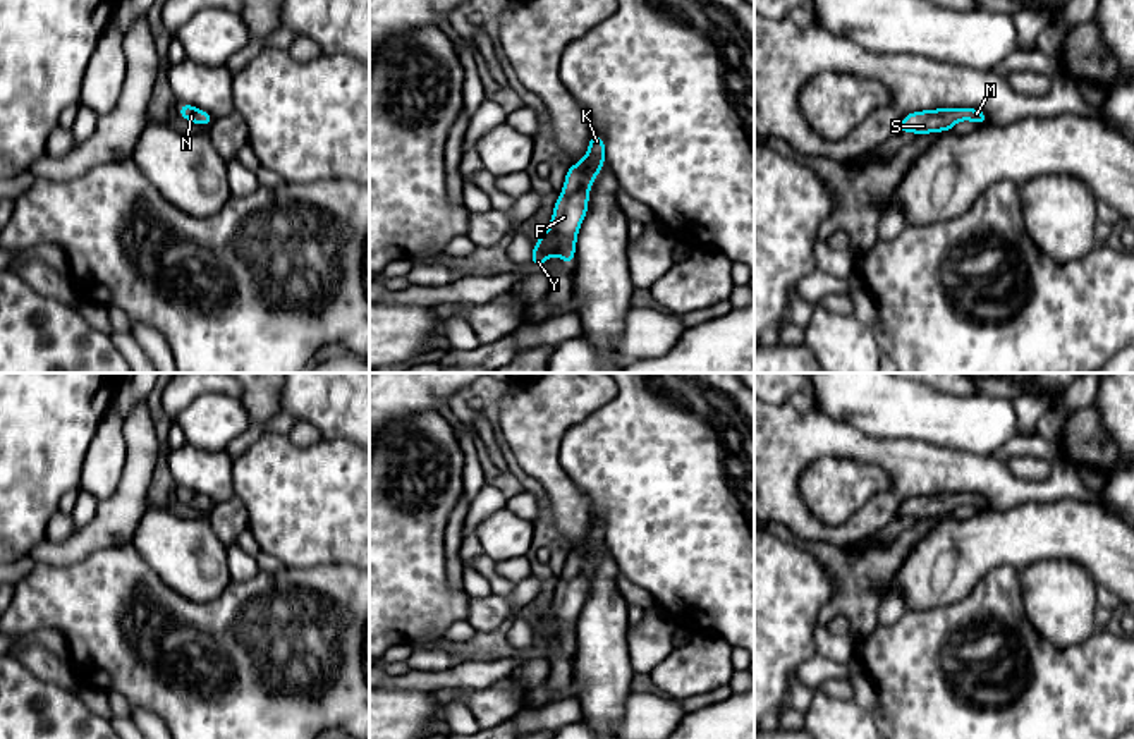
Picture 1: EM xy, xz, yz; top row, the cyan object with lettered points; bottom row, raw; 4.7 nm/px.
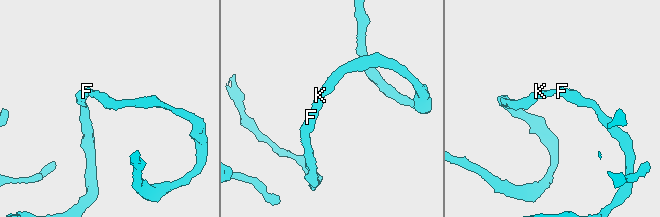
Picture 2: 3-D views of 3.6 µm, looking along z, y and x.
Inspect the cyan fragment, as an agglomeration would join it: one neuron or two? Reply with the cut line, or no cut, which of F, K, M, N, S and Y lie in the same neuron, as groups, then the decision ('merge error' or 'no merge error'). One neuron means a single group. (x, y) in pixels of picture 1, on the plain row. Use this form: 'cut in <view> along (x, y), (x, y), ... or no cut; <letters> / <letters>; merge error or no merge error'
no cut; F K M N S Y; no merge error

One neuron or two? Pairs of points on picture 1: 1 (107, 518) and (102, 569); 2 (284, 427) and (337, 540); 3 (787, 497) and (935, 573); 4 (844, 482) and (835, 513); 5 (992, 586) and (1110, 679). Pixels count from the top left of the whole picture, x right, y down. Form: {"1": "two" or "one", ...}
{"1": "two", "2": "two", "3": "two", "4": "one", "5": "one"}

